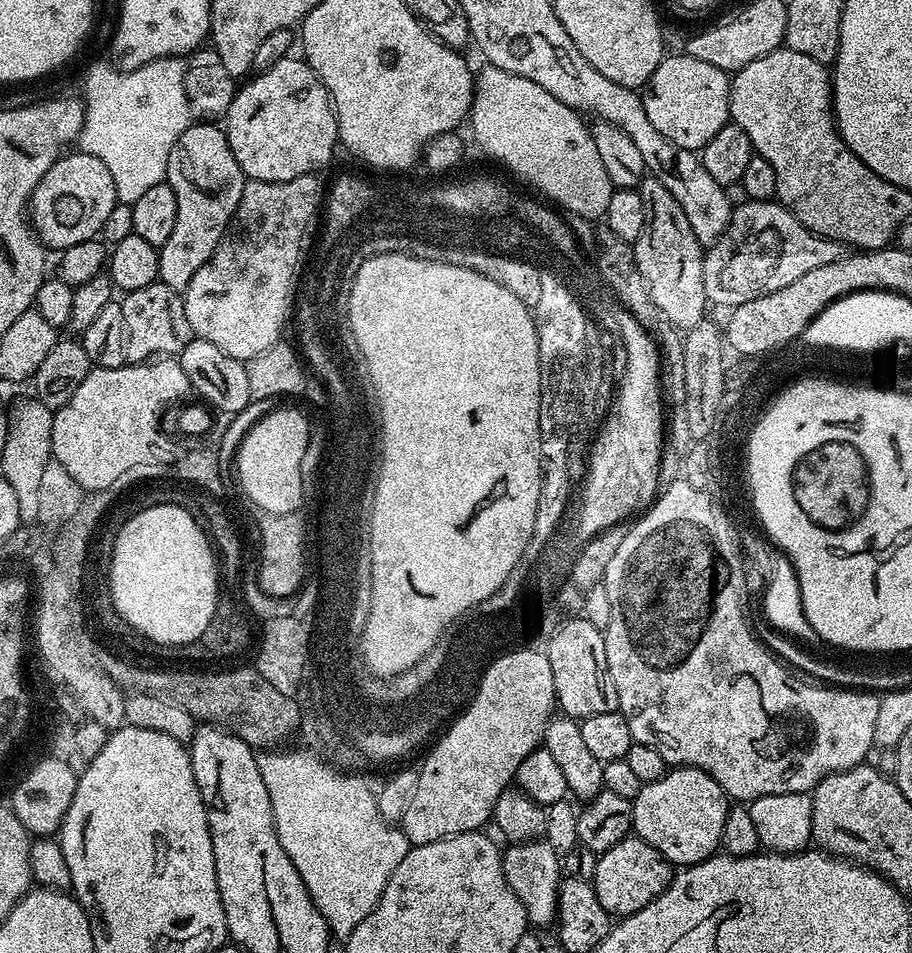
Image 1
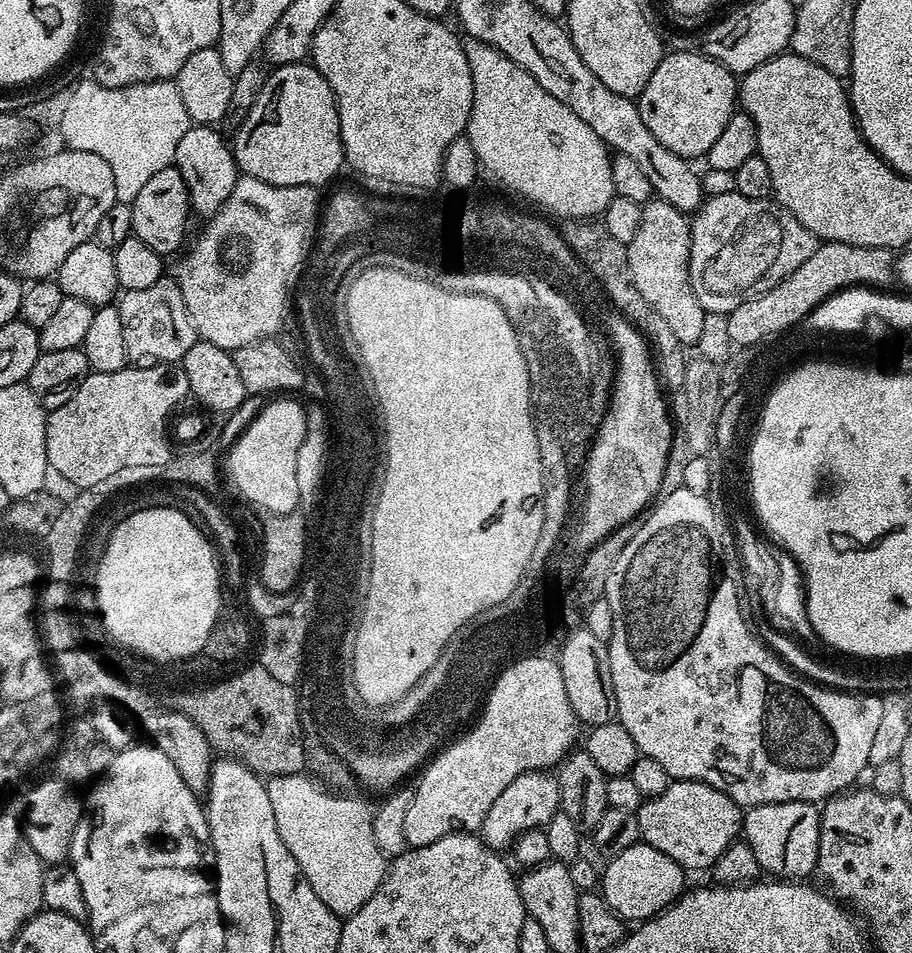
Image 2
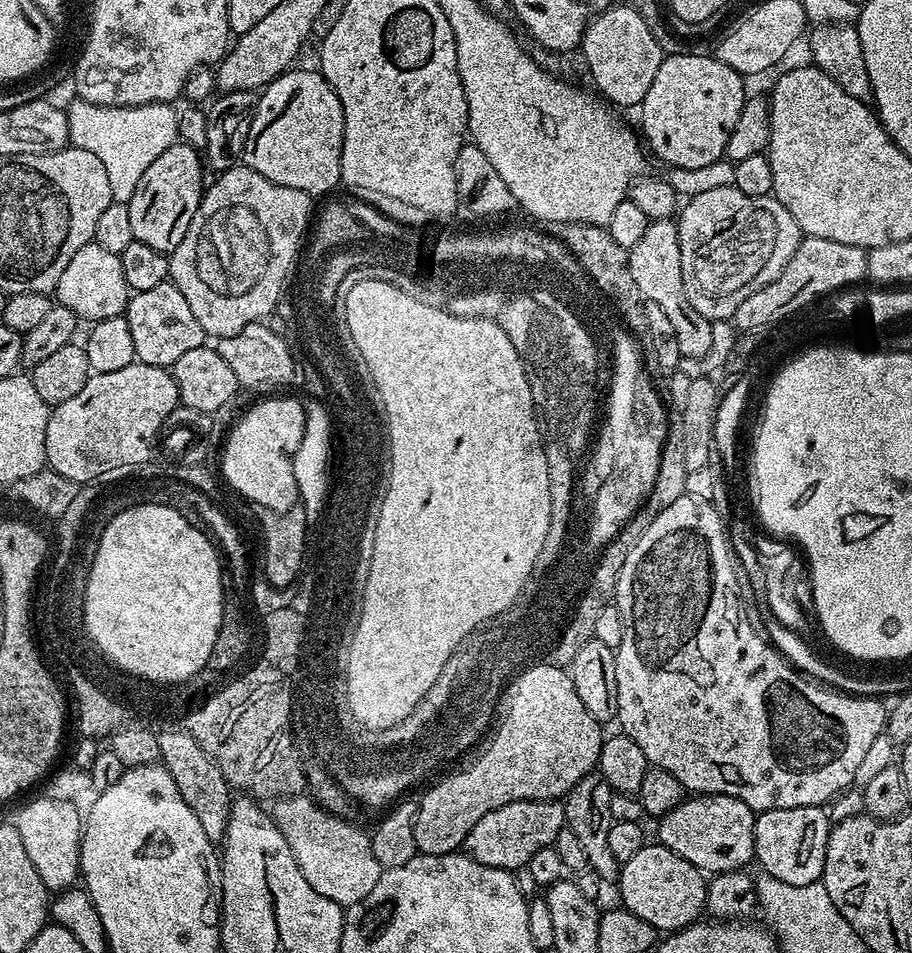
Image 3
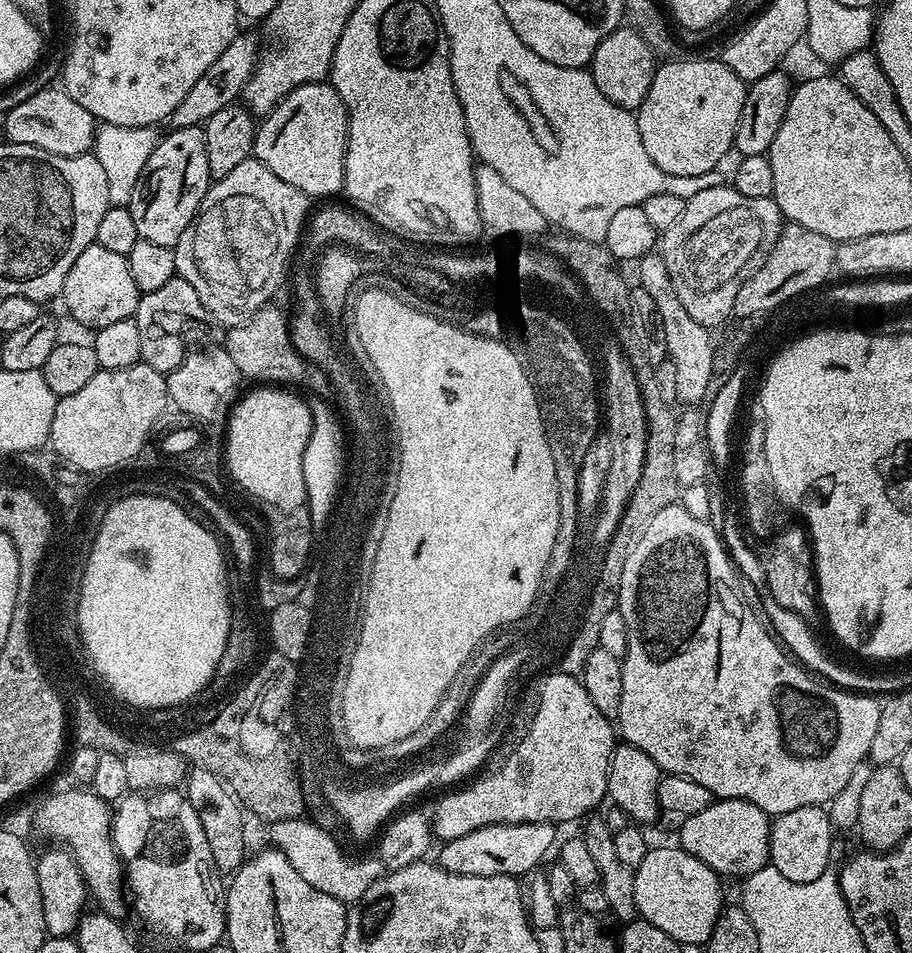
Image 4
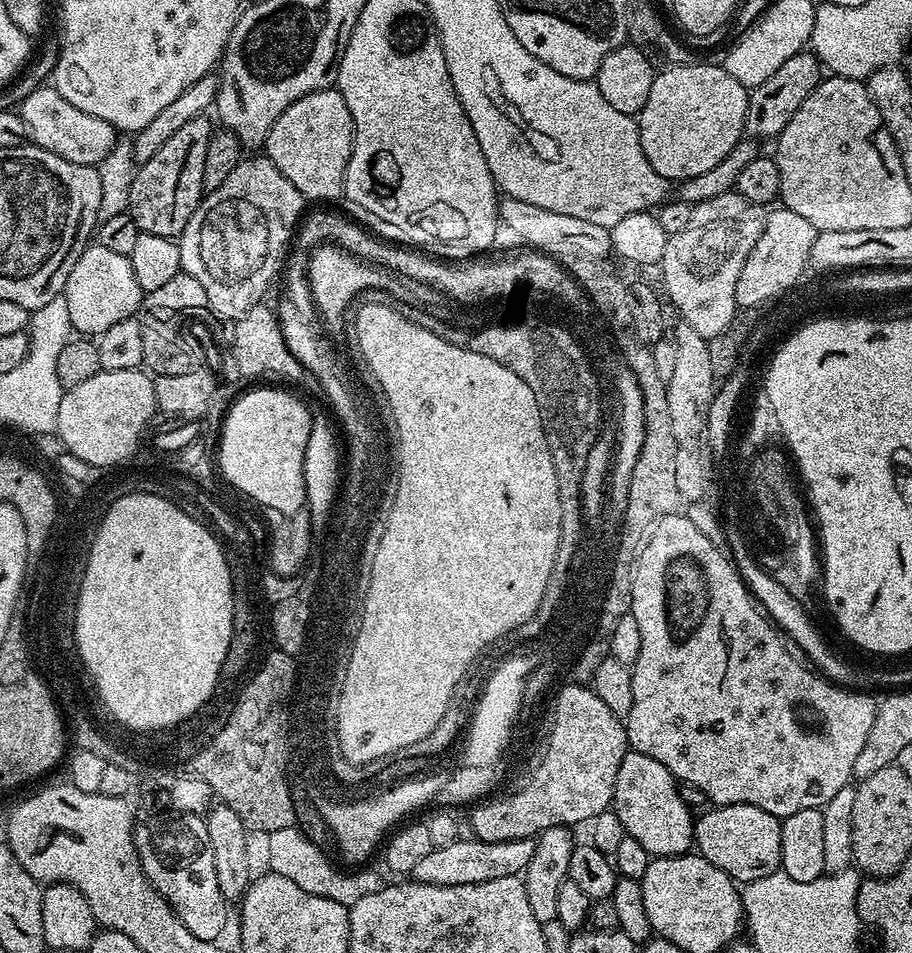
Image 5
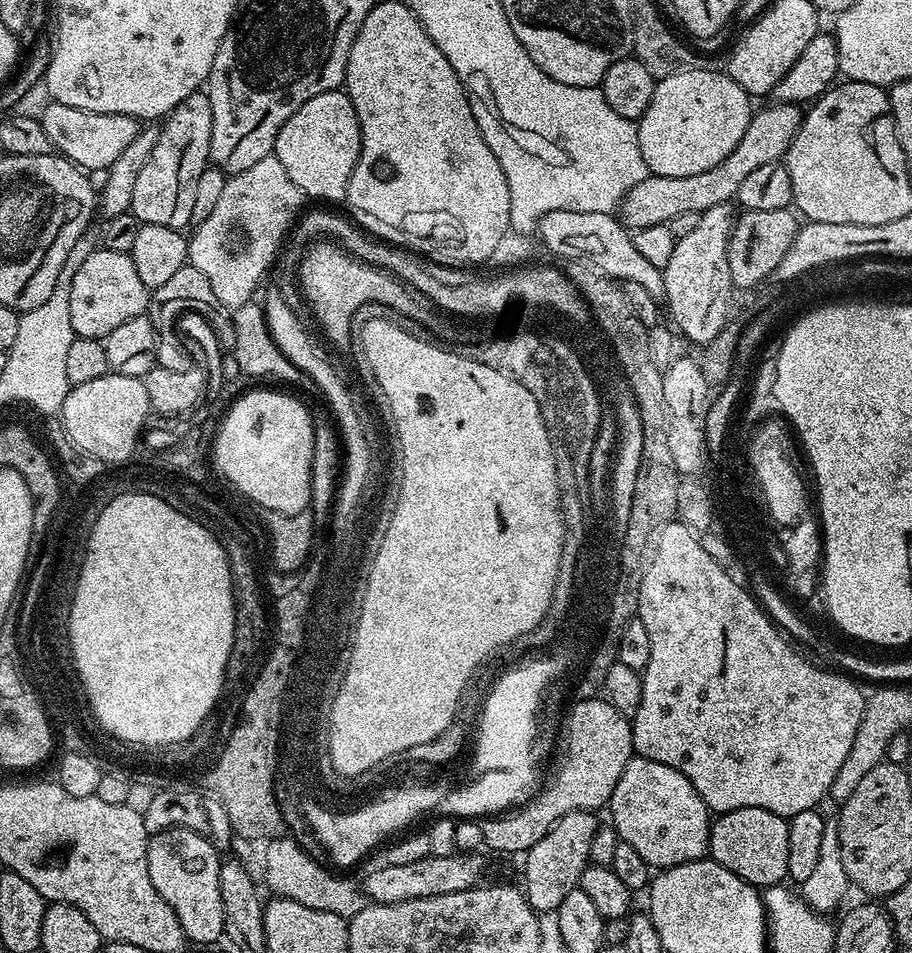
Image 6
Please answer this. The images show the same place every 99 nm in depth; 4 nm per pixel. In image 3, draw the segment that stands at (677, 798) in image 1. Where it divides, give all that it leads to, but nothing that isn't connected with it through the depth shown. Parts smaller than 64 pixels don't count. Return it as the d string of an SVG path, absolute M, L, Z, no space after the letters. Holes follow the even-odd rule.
M692 794L669 813L659 817L659 843L664 844L678 858L686 858L705 874L739 872L753 863L755 852L754 826L757 813L746 802L729 796Z

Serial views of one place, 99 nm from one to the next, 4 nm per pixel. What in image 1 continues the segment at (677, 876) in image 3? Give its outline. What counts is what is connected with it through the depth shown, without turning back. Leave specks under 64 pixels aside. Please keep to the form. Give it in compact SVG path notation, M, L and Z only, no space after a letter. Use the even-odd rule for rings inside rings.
M630 834L618 846L610 846L610 850L599 853L596 857L596 869L591 882L598 894L598 902L608 911L613 918L623 918L642 910L658 894L668 889L668 883L674 875L673 865L654 846L650 846L639 836Z

